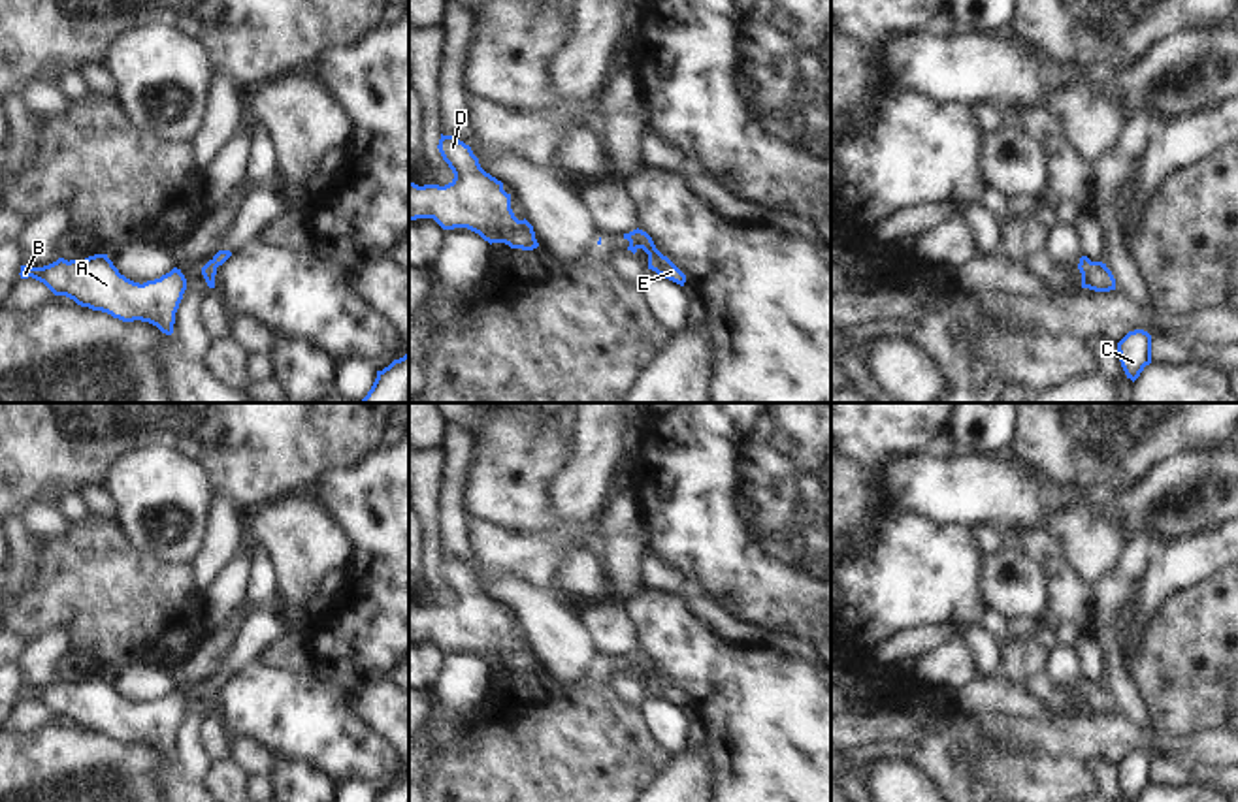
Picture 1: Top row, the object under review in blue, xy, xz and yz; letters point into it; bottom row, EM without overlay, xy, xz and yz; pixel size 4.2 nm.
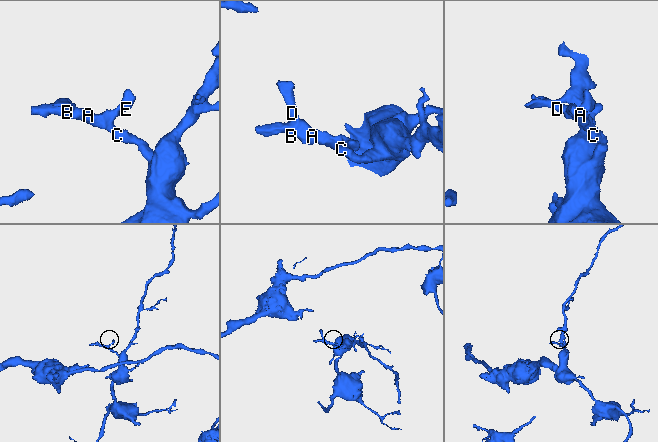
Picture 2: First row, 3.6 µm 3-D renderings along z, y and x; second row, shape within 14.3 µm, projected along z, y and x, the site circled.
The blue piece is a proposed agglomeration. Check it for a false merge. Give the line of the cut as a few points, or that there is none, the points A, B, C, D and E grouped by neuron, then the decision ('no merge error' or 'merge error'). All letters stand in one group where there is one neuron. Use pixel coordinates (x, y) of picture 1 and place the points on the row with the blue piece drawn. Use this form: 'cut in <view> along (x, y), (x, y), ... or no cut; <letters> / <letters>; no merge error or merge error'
no cut; A B C D E; no merge error

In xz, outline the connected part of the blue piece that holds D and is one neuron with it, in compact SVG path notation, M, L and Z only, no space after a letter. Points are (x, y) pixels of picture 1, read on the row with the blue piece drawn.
M441 134L437 149L454 179L445 186L409 183L409 222L433 218L443 230L467 228L490 245L505 243L522 250L539 247L533 226L514 217L511 194L481 168L469 145Z

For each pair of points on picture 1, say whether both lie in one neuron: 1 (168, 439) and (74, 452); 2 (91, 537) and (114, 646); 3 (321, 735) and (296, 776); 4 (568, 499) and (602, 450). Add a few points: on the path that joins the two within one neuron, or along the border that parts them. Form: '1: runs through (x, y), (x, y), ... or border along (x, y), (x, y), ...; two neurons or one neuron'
1: runs through (146, 433), (97, 437); one neuron
2: runs through (93, 563), (93, 580), (114, 601), (114, 620); one neuron
3: border along (276, 757), (313, 765), (336, 782); two neurons
4: runs through (579, 488), (588, 479), (594, 462); one neuron

